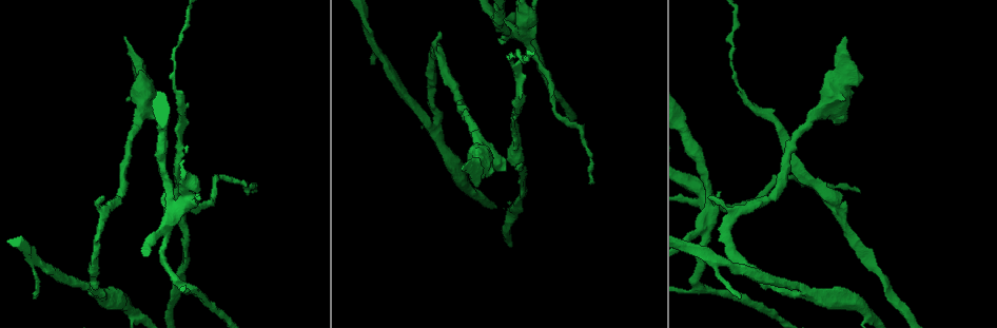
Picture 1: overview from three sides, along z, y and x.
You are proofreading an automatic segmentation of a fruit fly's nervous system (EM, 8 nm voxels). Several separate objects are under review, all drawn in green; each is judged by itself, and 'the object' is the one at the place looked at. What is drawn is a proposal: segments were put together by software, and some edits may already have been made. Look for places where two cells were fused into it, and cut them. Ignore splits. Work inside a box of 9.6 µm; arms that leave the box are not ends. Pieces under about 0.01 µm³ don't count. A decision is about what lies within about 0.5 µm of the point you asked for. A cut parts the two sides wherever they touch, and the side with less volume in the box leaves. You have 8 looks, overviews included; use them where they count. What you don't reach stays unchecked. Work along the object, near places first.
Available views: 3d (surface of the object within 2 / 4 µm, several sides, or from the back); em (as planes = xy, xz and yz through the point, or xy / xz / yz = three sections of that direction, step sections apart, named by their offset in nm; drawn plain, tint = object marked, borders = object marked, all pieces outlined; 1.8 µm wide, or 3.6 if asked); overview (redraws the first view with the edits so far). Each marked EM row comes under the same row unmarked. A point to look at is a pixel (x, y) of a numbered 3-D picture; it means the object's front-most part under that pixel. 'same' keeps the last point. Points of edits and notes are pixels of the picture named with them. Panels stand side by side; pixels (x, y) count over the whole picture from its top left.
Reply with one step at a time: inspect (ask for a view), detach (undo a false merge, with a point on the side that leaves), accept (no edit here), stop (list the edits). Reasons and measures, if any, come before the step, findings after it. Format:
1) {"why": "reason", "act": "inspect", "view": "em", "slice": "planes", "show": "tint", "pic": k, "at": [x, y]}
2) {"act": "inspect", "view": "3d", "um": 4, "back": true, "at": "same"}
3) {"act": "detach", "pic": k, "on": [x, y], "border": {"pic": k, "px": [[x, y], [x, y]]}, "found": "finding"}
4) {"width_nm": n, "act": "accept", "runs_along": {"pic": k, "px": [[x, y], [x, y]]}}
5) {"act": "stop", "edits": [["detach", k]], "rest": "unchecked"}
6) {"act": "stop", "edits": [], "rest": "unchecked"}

{"why": "abrupt turn", "act": "inspect", "view": "3d", "um": 4, "pic": 1, "at": [98, 294]}

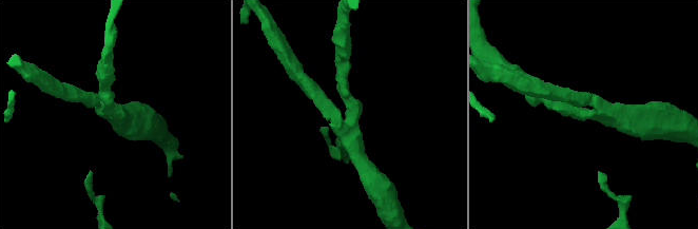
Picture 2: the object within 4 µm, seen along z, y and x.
{"act": "inspect", "view": "em", "slice": "planes", "show": "borders", "pic": 2, "at": [348, 117]}

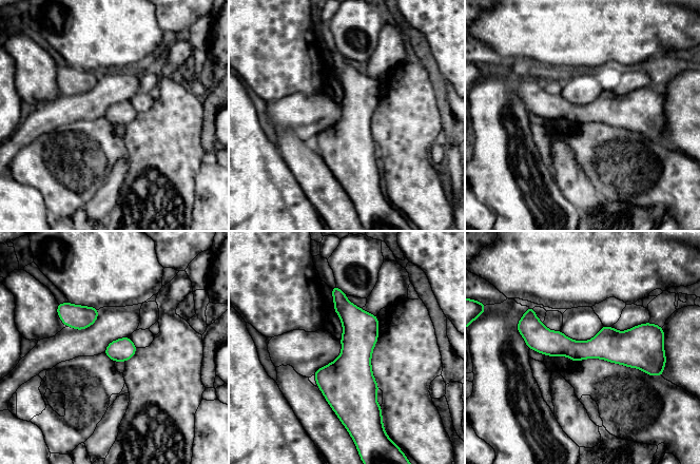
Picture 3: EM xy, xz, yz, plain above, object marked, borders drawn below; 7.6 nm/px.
{"act": "accept", "runs_along": {"pic": 3, "px": [[523, 330], [570, 348], [646, 344]]}, "found": "continuous, no second cell"}

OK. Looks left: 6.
{"why": "arms run side by side", "act": "inspect", "view": "3d", "um": 4, "pic": 1, "at": [179, 206]}

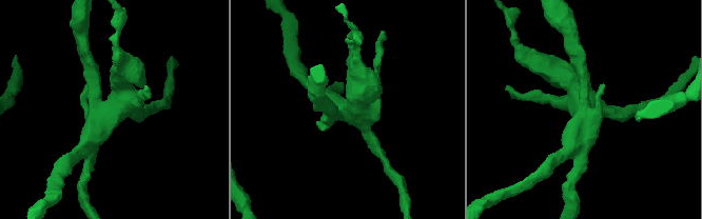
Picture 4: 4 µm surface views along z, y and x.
{"why": "now the EM", "act": "inspect", "view": "em", "slice": "planes", "show": "tint", "pic": 4, "at": [351, 108]}

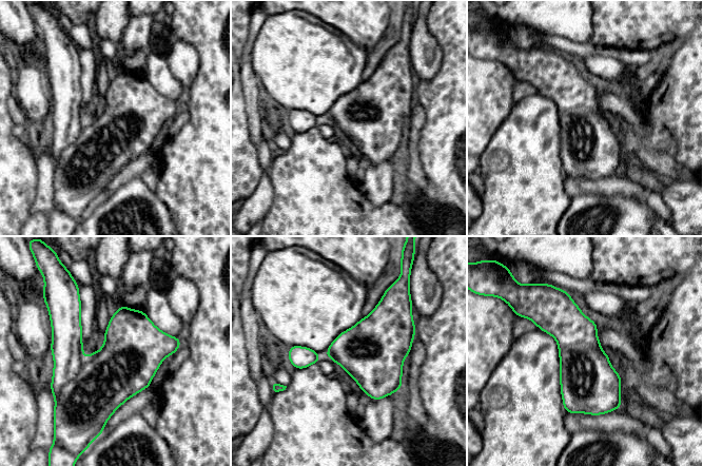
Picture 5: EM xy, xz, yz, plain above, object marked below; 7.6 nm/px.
{"act": "detach", "pic": 5, "on": [86, 402], "border": {"pic": 5, "px": [[84, 360], [55, 400]]}, "found": "two cells meet here"}

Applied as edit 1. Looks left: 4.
{"why": "sudden change in width", "act": "inspect", "view": "em", "slice": "planes", "show": "borders", "pic": 1, "at": [517, 71]}

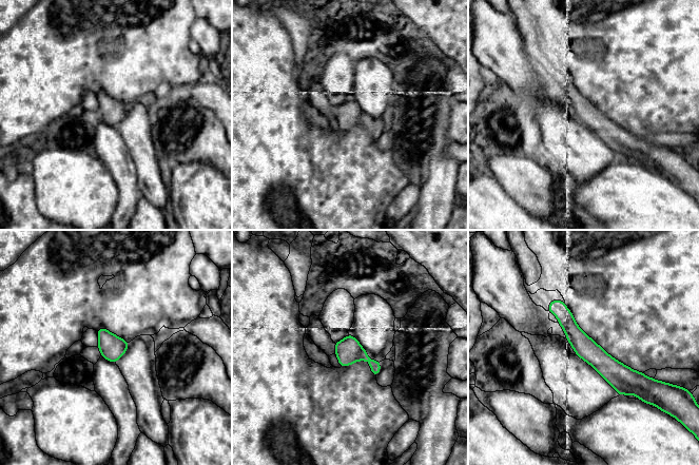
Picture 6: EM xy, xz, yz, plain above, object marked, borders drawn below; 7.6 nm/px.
{"width_nm": 170, "act": "accept", "runs_along": {"pic": 6, "px": [[550, 306], [606, 366], [640, 381]]}, "found": "all the same cell"}

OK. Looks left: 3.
{"why": "thick turns thin", "act": "inspect", "view": "3d", "um": 4, "pic": 1, "at": [140, 116]}

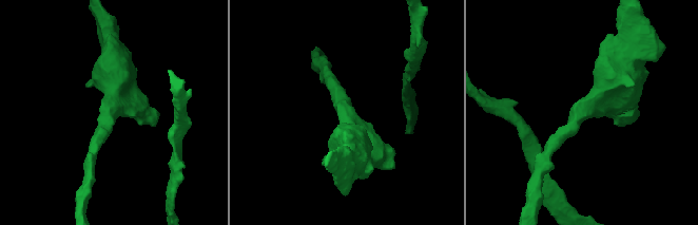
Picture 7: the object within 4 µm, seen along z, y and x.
{"arm_widths_nm": [220, 550], "act": "inspect", "view": "em", "slice": "planes", "show": "tint", "pic": 7, "at": [108, 110]}

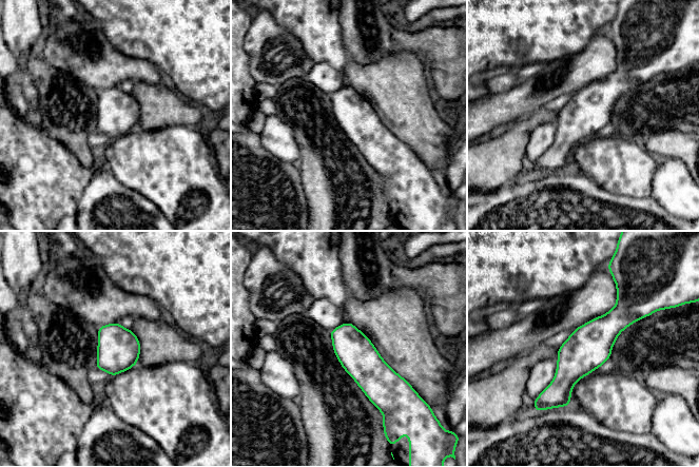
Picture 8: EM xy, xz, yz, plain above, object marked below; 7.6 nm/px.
{"act": "accept", "runs_along": {"pic": 8, "px": [[621, 297], [552, 403]]}, "found": "continuous, no second cell"}

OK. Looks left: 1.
{"act": "stop", "edits": [["detach", 5]], "rest": "unchecked"}

